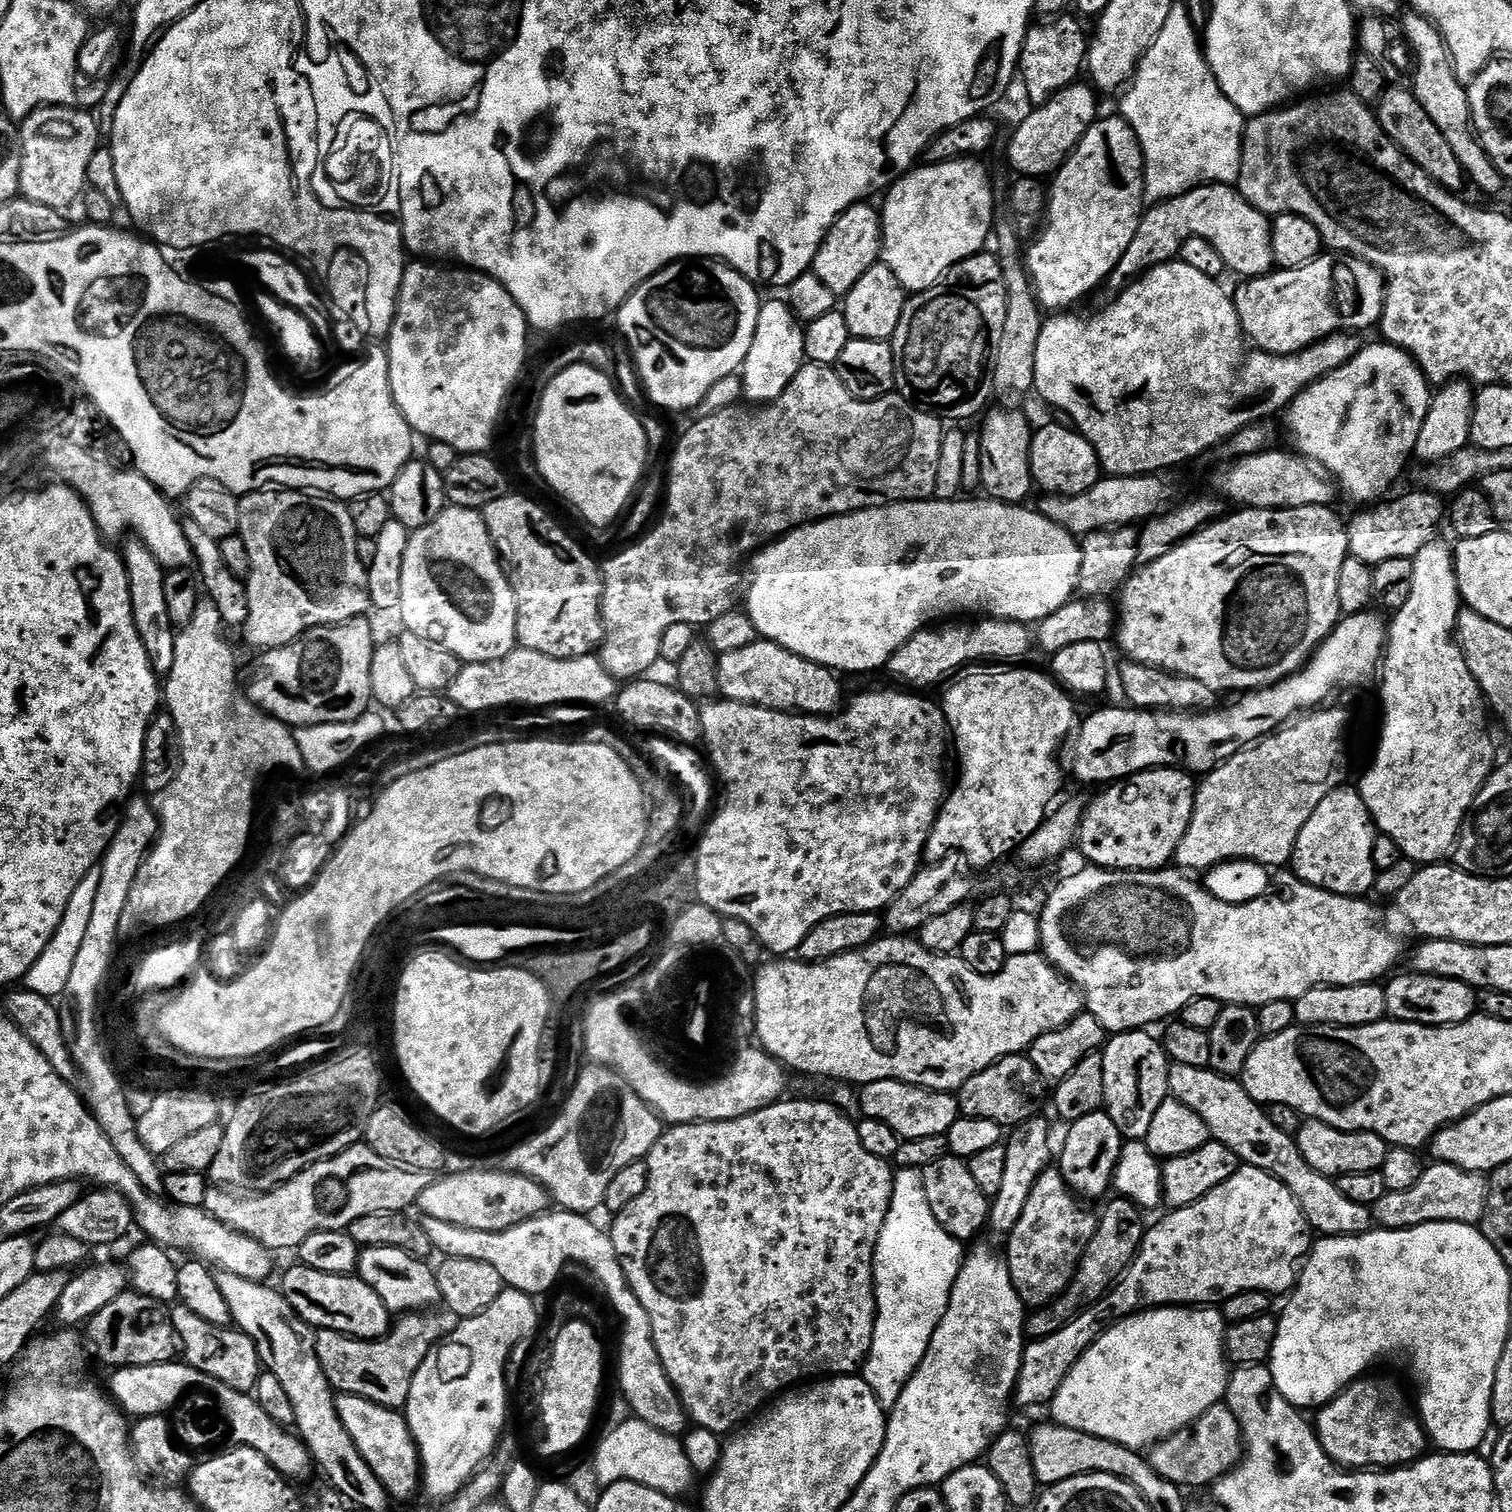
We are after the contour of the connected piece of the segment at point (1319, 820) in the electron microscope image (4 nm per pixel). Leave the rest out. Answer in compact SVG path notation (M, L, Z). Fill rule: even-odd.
M1333 787L1318 802L1314 814L1302 826L1298 842L1292 848L1291 871L1302 882L1343 896L1367 897L1376 887L1374 842L1378 829L1362 802L1359 791Z

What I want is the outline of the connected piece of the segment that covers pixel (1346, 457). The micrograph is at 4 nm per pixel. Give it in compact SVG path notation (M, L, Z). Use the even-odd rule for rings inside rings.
M1379 342L1380 344L1372 344L1369 346L1361 347L1360 352L1350 362L1346 362L1338 370L1334 370L1330 375L1324 377L1323 380L1317 380L1315 384L1305 388L1286 409L1286 417L1288 416L1288 432L1292 435L1292 440L1295 451L1299 455L1317 463L1329 477L1352 500L1357 500L1360 506L1372 506L1377 502L1383 501L1389 495L1388 491L1392 488L1392 483L1399 478L1404 472L1404 467L1408 464L1408 459L1413 459L1416 451L1416 443L1418 442L1418 434L1422 430L1422 422L1426 422L1426 414L1428 408L1432 404L1434 395L1433 389L1428 383L1428 379L1424 377L1424 371L1420 369L1420 365L1412 359L1409 353L1405 352L1403 348L1396 348L1390 343Z

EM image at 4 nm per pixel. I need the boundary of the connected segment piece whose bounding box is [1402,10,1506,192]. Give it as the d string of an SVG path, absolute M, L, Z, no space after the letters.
M1411 10L1403 13L1402 27L1408 47L1412 49L1414 61L1414 91L1418 102L1422 102L1422 110L1430 114L1434 126L1442 130L1442 138L1454 150L1454 158L1458 158L1460 167L1469 181L1472 180L1484 192L1496 192L1506 184L1500 171L1492 164L1491 158L1480 144L1476 129L1472 127L1472 111L1468 88L1461 84L1458 74L1452 65L1452 55L1435 24L1424 16Z

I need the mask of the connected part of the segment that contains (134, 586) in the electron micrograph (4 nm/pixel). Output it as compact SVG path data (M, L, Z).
M132 538L129 541L129 544L122 548L122 555L130 582L134 626L138 630L138 638L142 638L142 646L146 646L146 658L150 658L150 666L156 671L157 677L164 678L167 677L170 666L174 666L174 642L178 631L177 625L170 622L170 613L166 610L166 570L141 540Z

